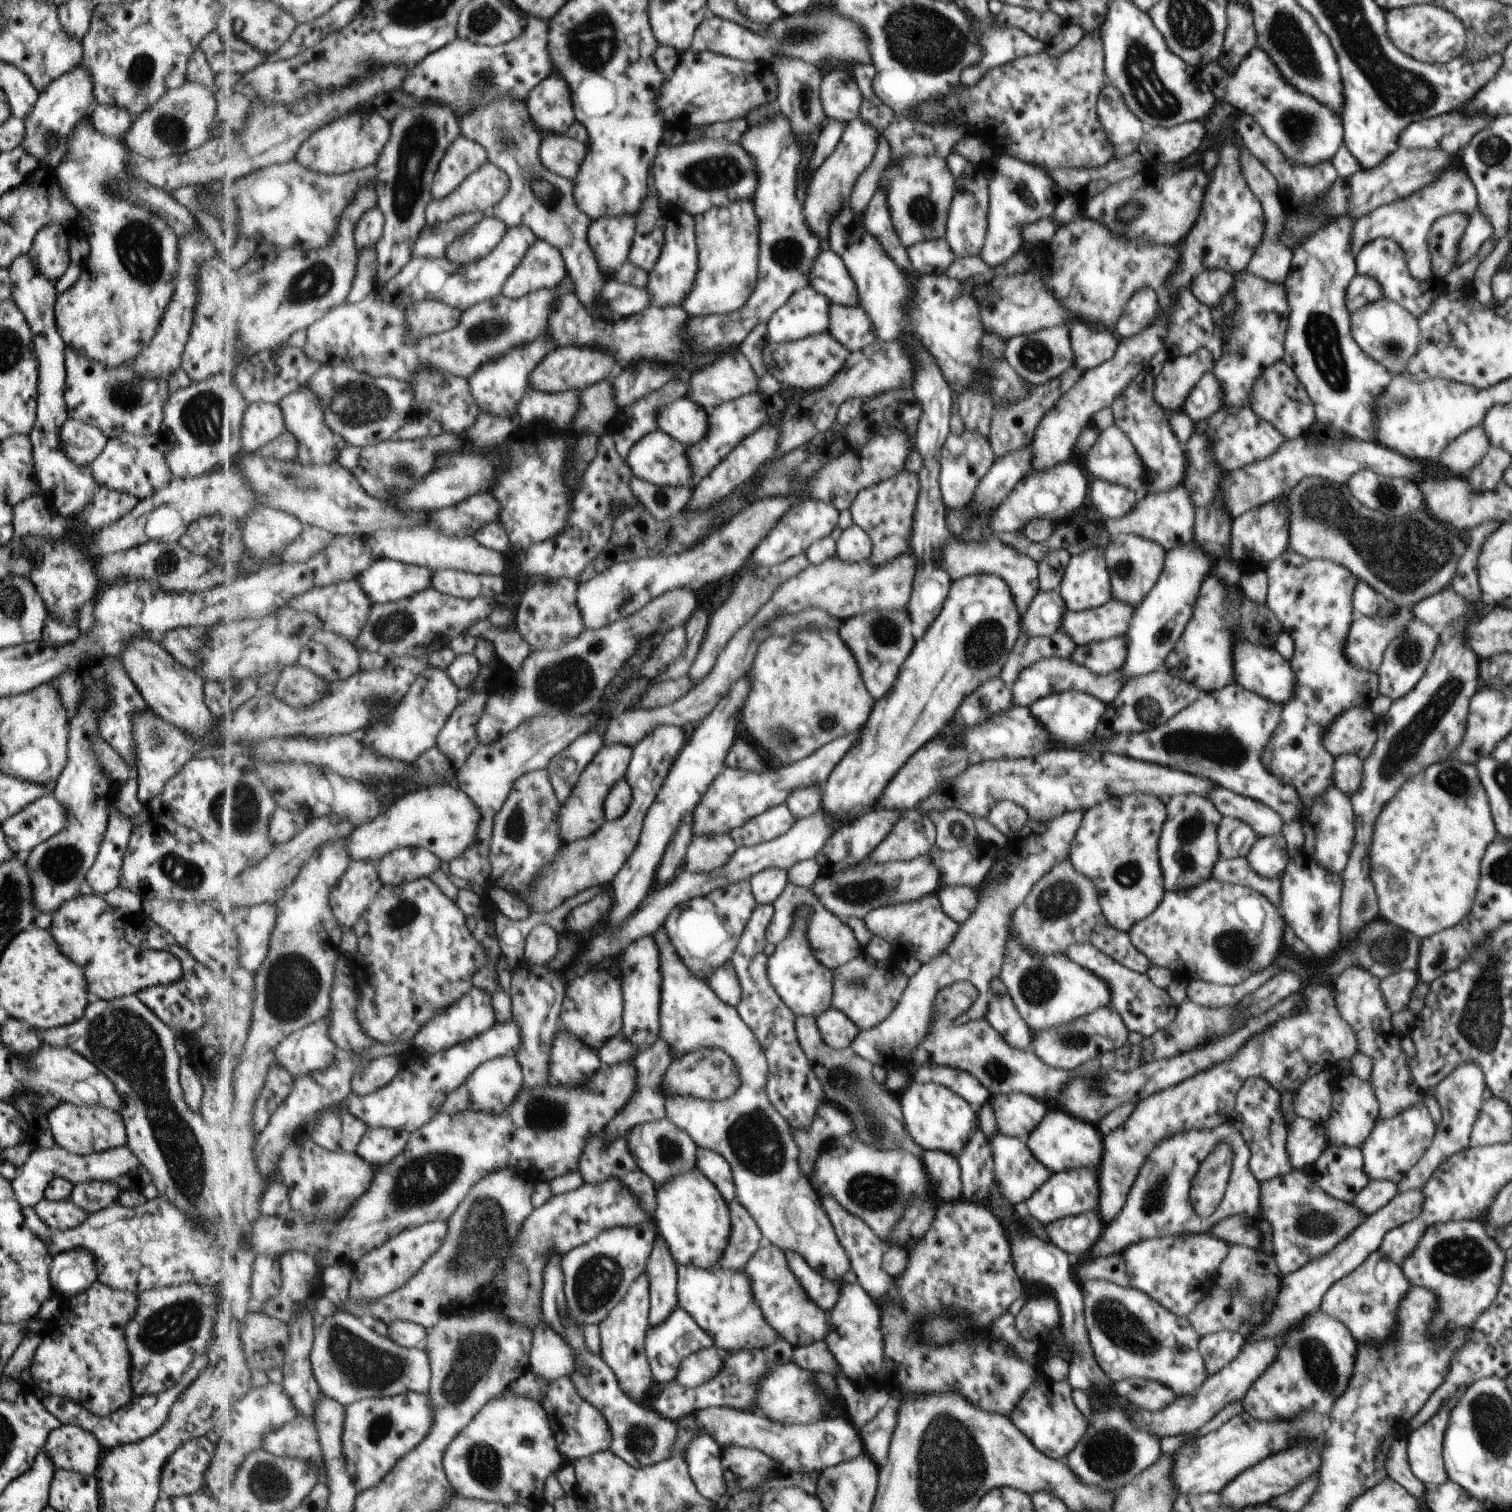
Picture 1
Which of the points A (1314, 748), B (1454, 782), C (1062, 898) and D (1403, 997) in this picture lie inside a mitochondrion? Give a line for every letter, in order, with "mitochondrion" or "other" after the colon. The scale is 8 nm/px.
A: other
B: mitochondrion
C: mitochondrion
D: other

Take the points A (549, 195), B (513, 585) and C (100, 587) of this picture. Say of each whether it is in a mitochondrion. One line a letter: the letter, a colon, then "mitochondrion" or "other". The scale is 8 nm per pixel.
A: mitochondrion
B: other
C: other

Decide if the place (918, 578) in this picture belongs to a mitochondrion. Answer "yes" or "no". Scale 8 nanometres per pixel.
no

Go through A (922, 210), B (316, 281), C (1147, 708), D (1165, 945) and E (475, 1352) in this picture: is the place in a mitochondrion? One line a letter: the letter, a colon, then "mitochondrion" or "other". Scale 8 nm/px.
A: mitochondrion
B: mitochondrion
C: mitochondrion
D: other
E: mitochondrion

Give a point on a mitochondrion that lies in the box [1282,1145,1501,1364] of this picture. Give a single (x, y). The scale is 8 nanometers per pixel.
(1463, 1257)

